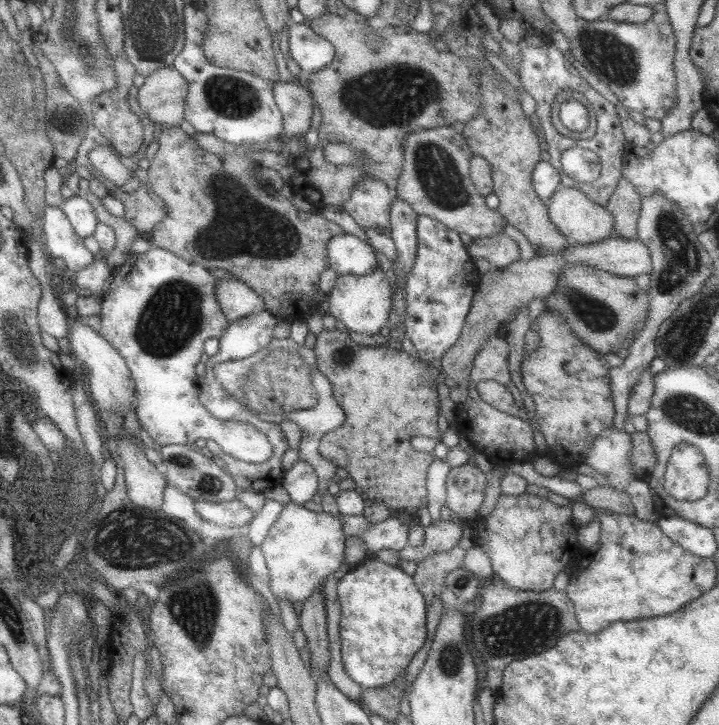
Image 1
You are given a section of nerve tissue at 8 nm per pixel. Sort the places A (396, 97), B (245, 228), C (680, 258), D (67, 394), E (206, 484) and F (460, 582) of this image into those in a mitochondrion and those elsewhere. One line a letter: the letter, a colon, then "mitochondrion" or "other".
A: mitochondrion
B: mitochondrion
C: mitochondrion
D: other
E: mitochondrion
F: mitochondrion

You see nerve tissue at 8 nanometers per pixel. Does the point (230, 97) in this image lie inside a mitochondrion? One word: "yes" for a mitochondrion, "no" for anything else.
yes

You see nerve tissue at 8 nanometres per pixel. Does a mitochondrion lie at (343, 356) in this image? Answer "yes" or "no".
yes

